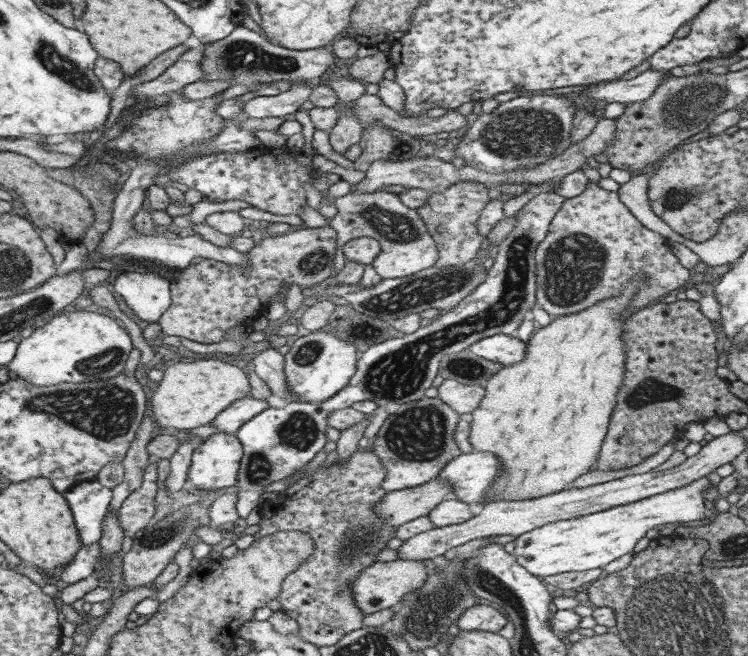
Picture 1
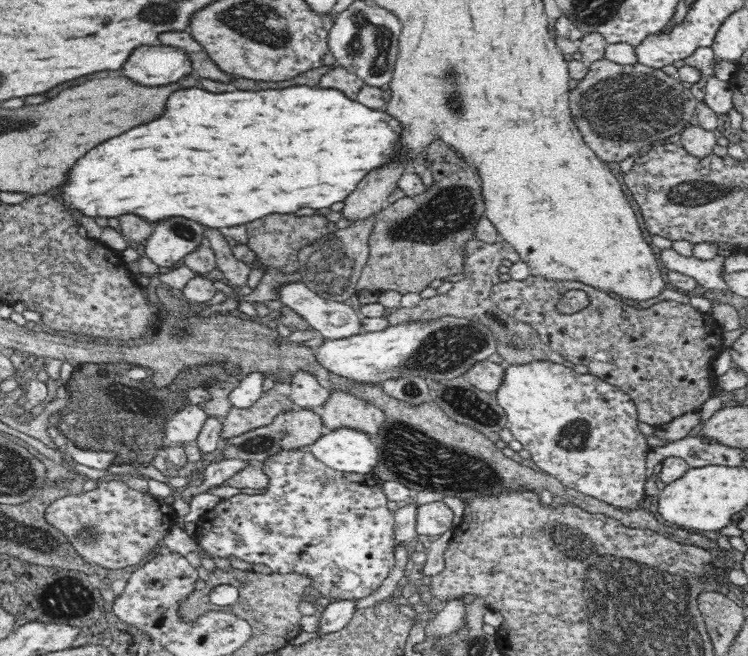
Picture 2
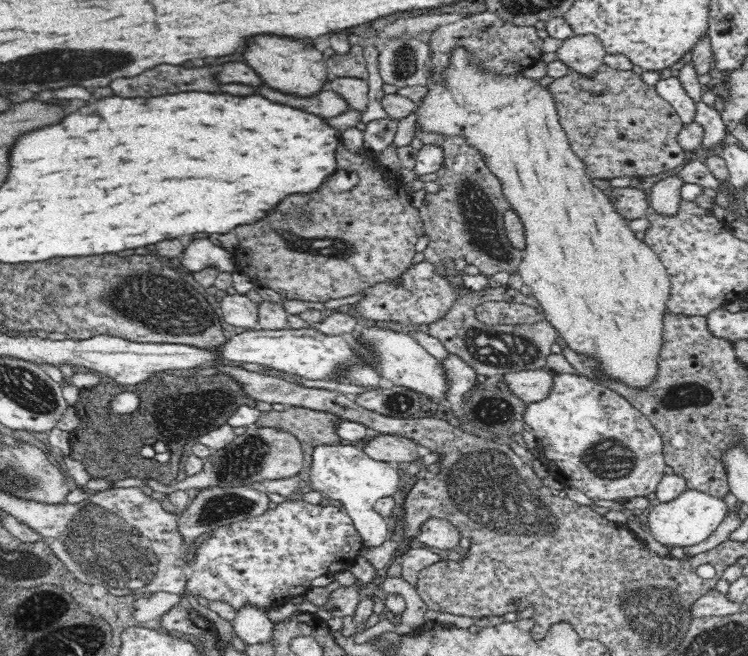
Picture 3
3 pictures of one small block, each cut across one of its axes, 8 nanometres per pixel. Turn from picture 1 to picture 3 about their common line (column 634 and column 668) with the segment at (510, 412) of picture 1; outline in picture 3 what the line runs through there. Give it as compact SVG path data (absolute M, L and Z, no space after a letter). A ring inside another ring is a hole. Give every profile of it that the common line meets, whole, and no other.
M454 46L450 52L448 52L448 66L446 66L446 70L442 70L442 72L438 72L438 74L435 74L433 72L433 68L429 68L428 74L426 74L426 84L424 86L427 86L427 92L426 95L424 96L424 99L421 99L420 101L416 102L416 110L414 110L414 114L416 114L417 119L414 121L414 136L412 136L412 140L410 142L410 145L413 148L416 148L420 150L425 144L422 142L422 140L418 137L418 135L415 135L417 131L421 132L432 132L434 134L440 134L443 136L443 138L452 138L452 137L464 137L466 139L466 143L468 145L478 149L480 151L480 155L482 155L482 161L484 161L484 165L490 169L498 177L498 181L500 181L500 188L502 189L502 195L504 195L504 199L510 203L510 208L513 211L516 211L516 214L518 217L520 217L520 221L522 221L522 226L524 227L525 231L525 244L524 248L522 248L522 260L520 260L520 264L518 264L517 268L517 273L520 274L522 280L524 281L524 284L526 286L530 286L532 288L532 295L534 295L534 298L541 304L542 310L545 312L545 316L547 317L547 320L551 322L551 325L554 326L554 328L557 330L557 333L560 335L561 338L563 338L566 341L566 344L572 348L572 350L576 350L580 354L587 354L587 356L591 356L592 358L597 358L599 360L599 364L601 364L601 372L603 374L607 374L609 376L609 379L612 380L618 380L620 382L623 382L624 384L631 386L632 388L644 388L644 386L648 386L650 382L654 382L654 376L656 376L656 372L658 372L658 354L660 354L660 346L662 346L662 318L663 314L666 313L667 306L666 302L668 300L668 294L670 294L670 279L668 277L668 273L666 270L666 266L662 264L662 261L660 261L660 258L658 258L658 255L653 251L648 245L646 245L642 240L641 236L636 234L634 231L631 230L631 226L629 225L629 220L624 218L615 208L609 197L604 194L604 192L596 187L594 183L592 183L593 178L589 175L586 163L571 149L569 140L567 139L567 134L565 133L565 130L561 127L561 124L559 123L559 116L557 113L556 109L556 102L554 101L554 96L552 93L550 93L550 86L548 85L542 85L539 83L538 79L532 79L528 77L524 77L522 74L524 70L518 70L518 72L512 72L512 74L501 74L501 72L491 72L491 70L485 70L485 68L481 68L481 64L473 58L473 54L467 50L467 48L463 48L463 46Z

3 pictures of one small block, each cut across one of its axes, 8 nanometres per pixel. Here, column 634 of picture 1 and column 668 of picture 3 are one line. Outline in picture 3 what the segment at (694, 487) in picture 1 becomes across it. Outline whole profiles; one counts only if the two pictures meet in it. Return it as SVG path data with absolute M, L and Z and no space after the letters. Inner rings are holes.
M687 489L671 502L662 502L652 508L646 527L660 544L672 546L692 546L706 540L722 520L727 516L729 508L724 498L704 491Z

